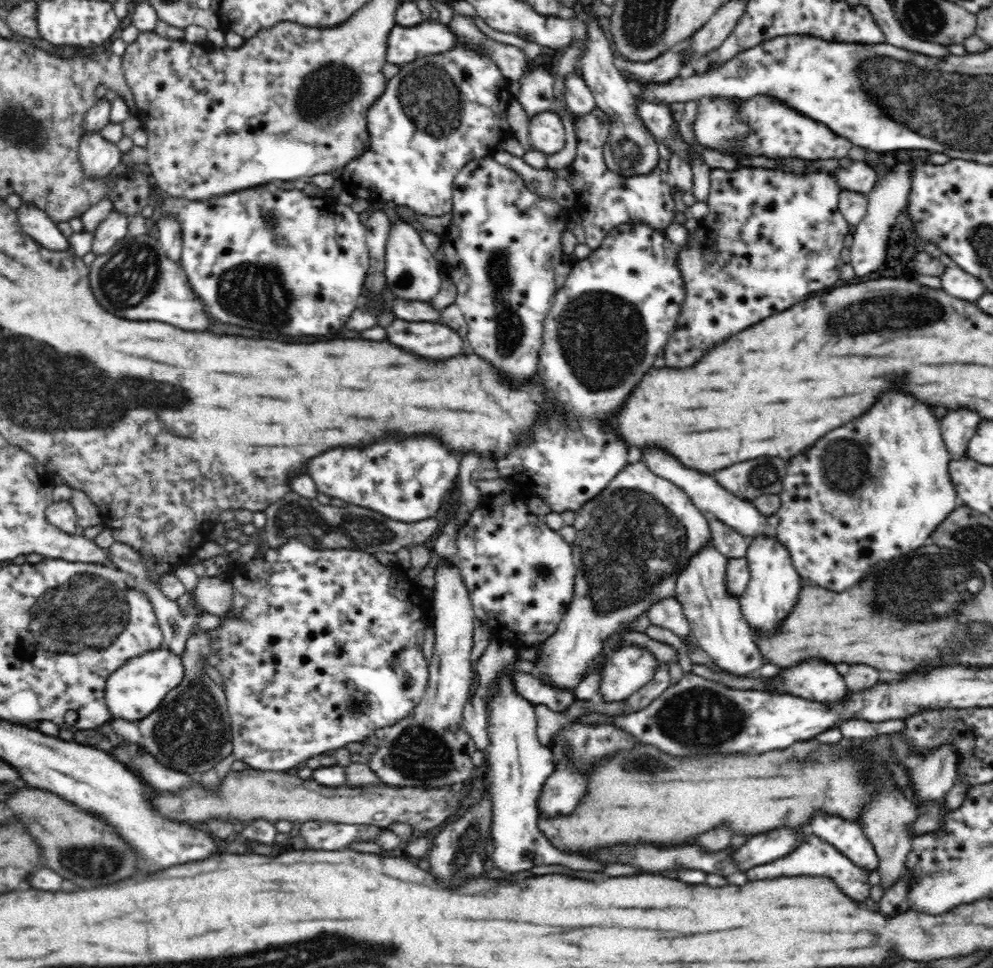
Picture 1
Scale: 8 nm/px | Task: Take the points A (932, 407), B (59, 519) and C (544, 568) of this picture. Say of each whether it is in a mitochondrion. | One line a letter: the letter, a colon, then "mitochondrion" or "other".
A: other
B: other
C: mitochondrion

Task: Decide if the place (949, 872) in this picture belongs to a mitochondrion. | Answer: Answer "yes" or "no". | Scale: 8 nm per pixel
yes

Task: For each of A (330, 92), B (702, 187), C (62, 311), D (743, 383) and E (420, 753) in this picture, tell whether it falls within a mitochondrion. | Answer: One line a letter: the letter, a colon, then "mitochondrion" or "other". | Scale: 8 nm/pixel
A: mitochondrion
B: other
C: other
D: other
E: mitochondrion

